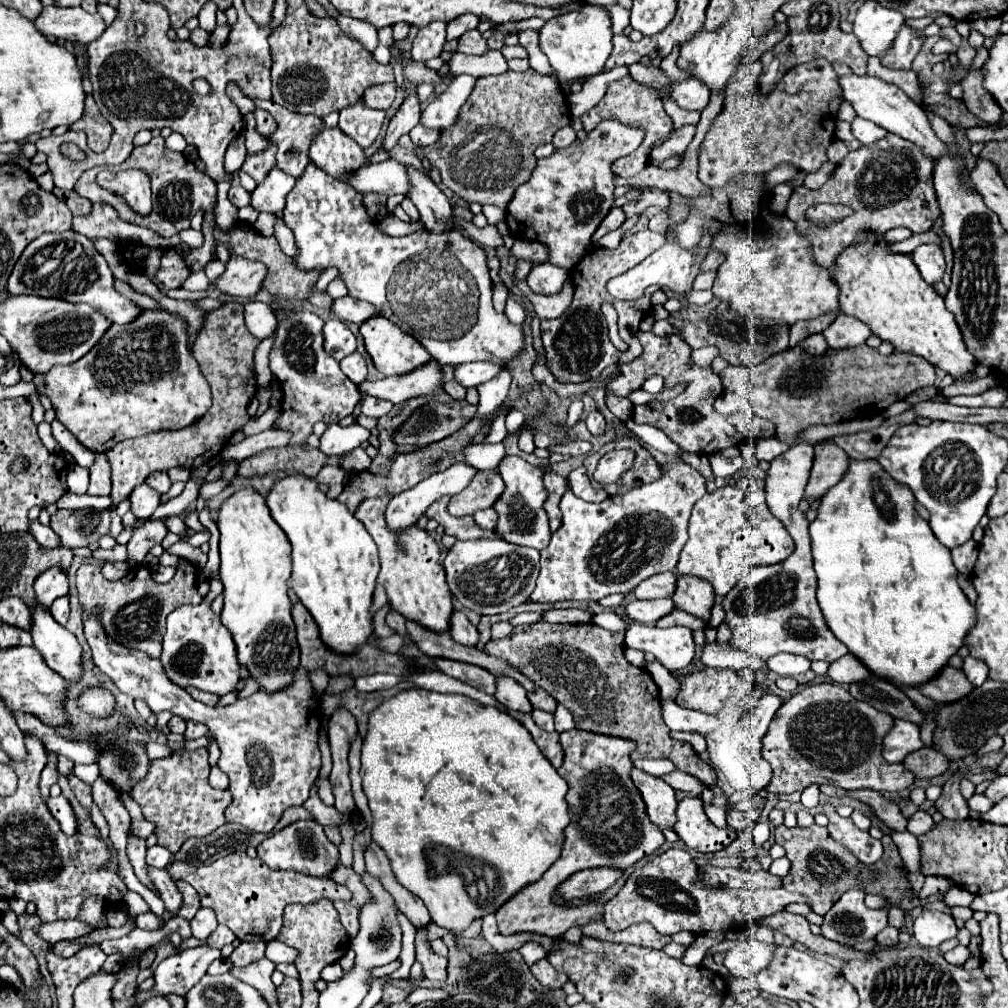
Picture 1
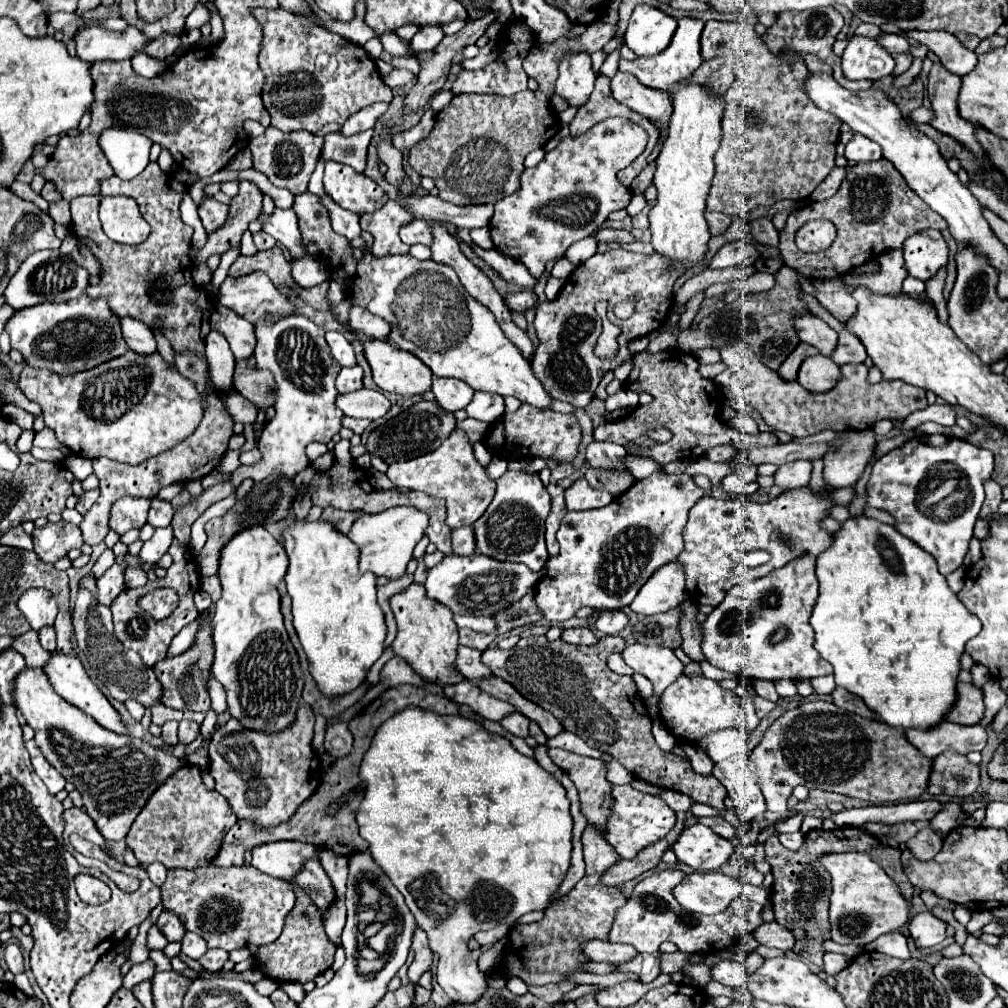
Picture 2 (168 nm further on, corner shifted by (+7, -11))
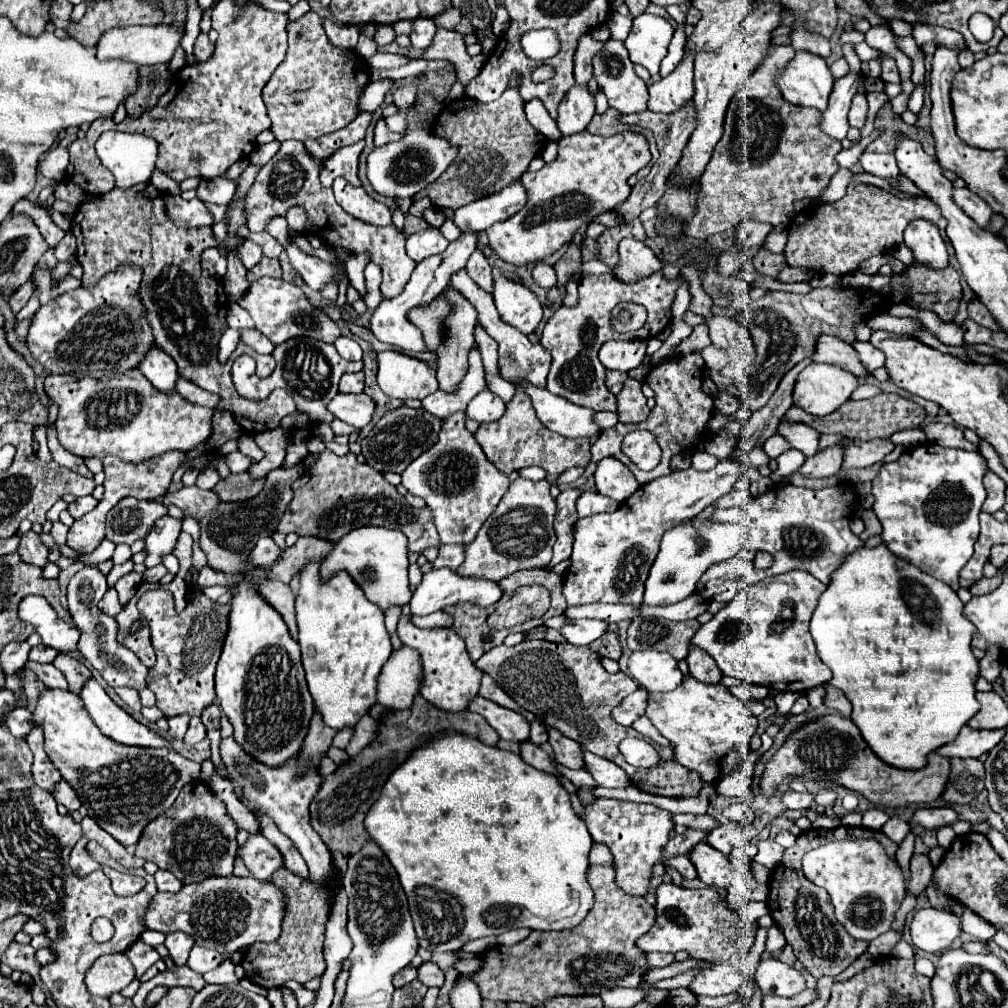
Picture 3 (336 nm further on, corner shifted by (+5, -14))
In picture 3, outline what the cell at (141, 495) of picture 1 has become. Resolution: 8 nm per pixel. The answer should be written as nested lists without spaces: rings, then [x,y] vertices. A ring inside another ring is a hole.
[[[126,497],[112,507],[106,519],[106,539],[112,543],[132,545],[144,539],[150,527],[168,515],[168,507],[156,501],[142,501],[136,497]]]

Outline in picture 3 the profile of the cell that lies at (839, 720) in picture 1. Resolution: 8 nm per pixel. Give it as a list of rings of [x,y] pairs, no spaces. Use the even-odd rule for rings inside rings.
[[[826,715],[794,731],[790,739],[778,749],[774,759],[766,765],[766,771],[760,783],[762,795],[766,797],[774,795],[780,783],[790,781],[794,777],[804,781],[810,781],[810,779],[832,781],[832,783],[844,785],[846,789],[862,793],[866,799],[870,799],[882,809],[888,809],[888,807],[896,809],[896,807],[936,801],[946,787],[946,779],[950,777],[950,757],[932,753],[928,759],[928,765],[920,771],[902,771],[902,769],[890,767],[870,751],[858,727],[850,719],[844,719],[840,715]]]

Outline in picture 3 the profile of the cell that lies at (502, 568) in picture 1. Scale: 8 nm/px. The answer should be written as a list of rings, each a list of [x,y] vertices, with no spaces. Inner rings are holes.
[[[434,569],[422,577],[422,583],[416,587],[412,595],[410,609],[412,609],[412,615],[428,615],[428,613],[444,609],[446,605],[456,605],[456,603],[466,603],[466,601],[480,607],[488,607],[496,603],[500,597],[502,597],[502,589],[494,581],[458,577],[458,573],[452,569]]]

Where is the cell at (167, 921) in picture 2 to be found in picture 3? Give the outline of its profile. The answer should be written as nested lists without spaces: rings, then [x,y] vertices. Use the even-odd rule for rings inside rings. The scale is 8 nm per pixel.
[[[170,933],[166,935],[168,953],[176,965],[186,965],[186,959],[190,955],[190,947],[194,947],[194,939],[186,933]]]

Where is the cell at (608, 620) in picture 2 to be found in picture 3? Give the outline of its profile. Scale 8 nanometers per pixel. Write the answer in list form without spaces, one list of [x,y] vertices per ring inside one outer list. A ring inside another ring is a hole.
[[[578,619],[578,621],[568,621],[562,625],[558,631],[564,637],[564,641],[572,645],[590,645],[598,637],[602,637],[608,629],[606,621],[598,619]]]

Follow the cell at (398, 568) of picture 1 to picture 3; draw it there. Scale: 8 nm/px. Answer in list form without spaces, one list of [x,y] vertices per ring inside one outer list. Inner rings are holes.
[[[410,615],[400,617],[398,635],[404,645],[416,649],[422,657],[422,667],[424,667],[424,681],[420,687],[422,697],[428,699],[430,703],[434,703],[434,707],[438,707],[442,711],[450,711],[450,713],[466,711],[468,705],[472,703],[472,699],[478,697],[482,671],[476,669],[474,663],[470,661],[464,641],[458,635],[454,635],[454,631],[450,631],[450,629],[442,629],[442,627],[418,629],[410,623]]]

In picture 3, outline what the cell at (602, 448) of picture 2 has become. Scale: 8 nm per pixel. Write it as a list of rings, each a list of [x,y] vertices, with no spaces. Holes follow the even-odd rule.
[[[606,457],[598,463],[594,479],[596,479],[598,493],[602,493],[606,497],[612,497],[618,503],[626,501],[638,489],[638,481],[628,471],[628,467],[622,465],[614,457]]]

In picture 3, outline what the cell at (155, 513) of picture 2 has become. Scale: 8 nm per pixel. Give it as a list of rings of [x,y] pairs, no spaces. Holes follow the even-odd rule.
[[[168,515],[158,519],[158,523],[154,523],[154,527],[144,539],[146,567],[160,565],[162,559],[174,551],[174,543],[178,541],[178,535],[180,535],[180,525],[182,521],[168,517]]]

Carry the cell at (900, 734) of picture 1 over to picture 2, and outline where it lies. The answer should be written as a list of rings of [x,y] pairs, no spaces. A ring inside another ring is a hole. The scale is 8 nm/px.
[[[940,722],[936,728],[928,732],[920,732],[918,728],[910,728],[904,732],[908,742],[920,750],[926,758],[936,758],[946,750],[954,750],[958,754],[968,754],[972,750],[982,750],[986,746],[986,730],[982,726],[960,726],[954,722]]]

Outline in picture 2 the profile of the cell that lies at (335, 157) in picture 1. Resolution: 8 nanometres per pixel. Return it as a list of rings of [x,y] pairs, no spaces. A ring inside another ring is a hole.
[[[334,160],[326,162],[324,190],[338,206],[358,216],[372,214],[388,202],[388,196],[372,178]]]

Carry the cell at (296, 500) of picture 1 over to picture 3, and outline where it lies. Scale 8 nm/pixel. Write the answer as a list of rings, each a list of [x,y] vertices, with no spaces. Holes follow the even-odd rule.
[[[314,561],[300,573],[300,593],[296,597],[298,645],[314,707],[328,727],[340,731],[346,727],[356,727],[372,705],[376,705],[376,677],[392,653],[392,643],[384,627],[384,611],[364,597],[362,589],[350,579],[350,575],[340,571],[328,583],[322,583],[318,569],[320,561]]]

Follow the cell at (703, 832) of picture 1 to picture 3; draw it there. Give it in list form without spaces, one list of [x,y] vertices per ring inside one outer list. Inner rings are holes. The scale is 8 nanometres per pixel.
[[[702,841],[694,847],[694,851],[690,853],[690,859],[696,867],[698,879],[704,885],[728,889],[728,885],[732,881],[732,871],[730,871],[730,863],[728,863],[726,855],[722,855],[720,851],[716,851],[714,847],[710,847],[708,843]]]

